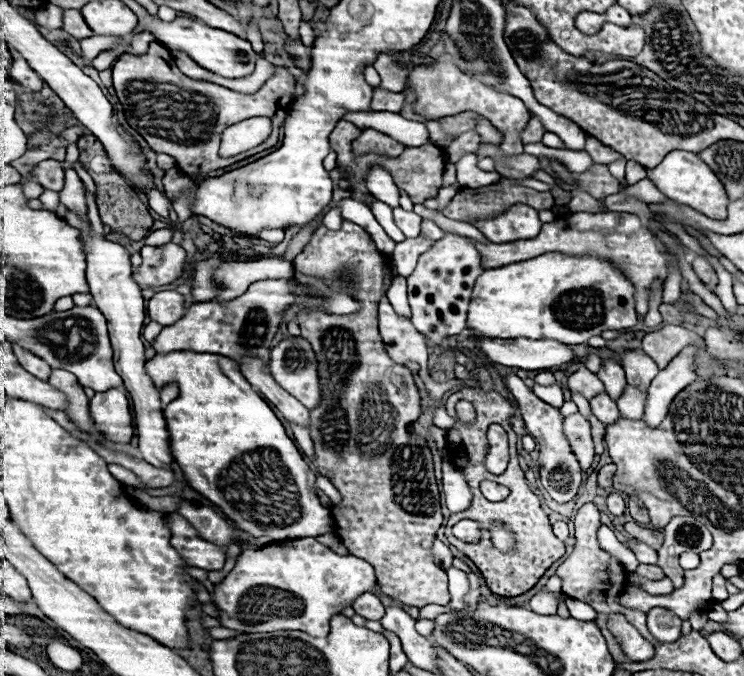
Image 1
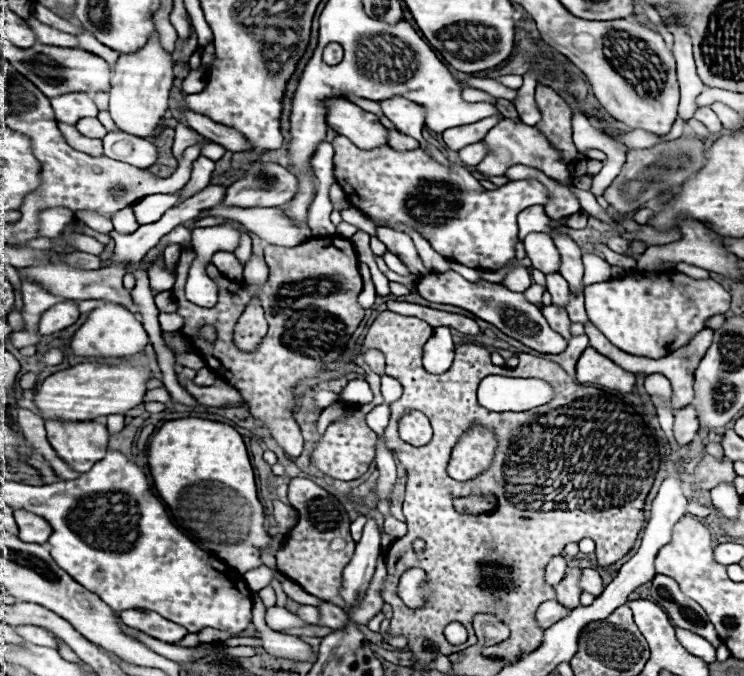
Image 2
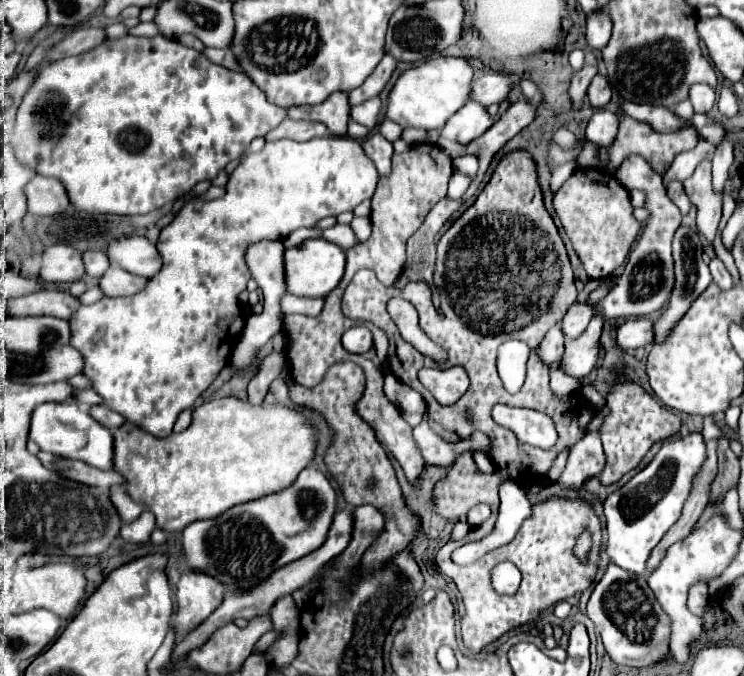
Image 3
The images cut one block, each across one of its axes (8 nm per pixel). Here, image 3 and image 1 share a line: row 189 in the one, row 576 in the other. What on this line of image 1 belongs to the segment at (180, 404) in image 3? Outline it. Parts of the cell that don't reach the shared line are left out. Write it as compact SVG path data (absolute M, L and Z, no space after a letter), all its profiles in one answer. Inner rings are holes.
M296 538L270 544L258 550L244 550L230 574L216 584L214 604L220 610L220 622L224 628L238 632L276 632L276 630L302 630L314 638L324 638L330 632L330 618L342 614L344 608L366 592L376 588L374 568L356 556L338 556L316 538Z

